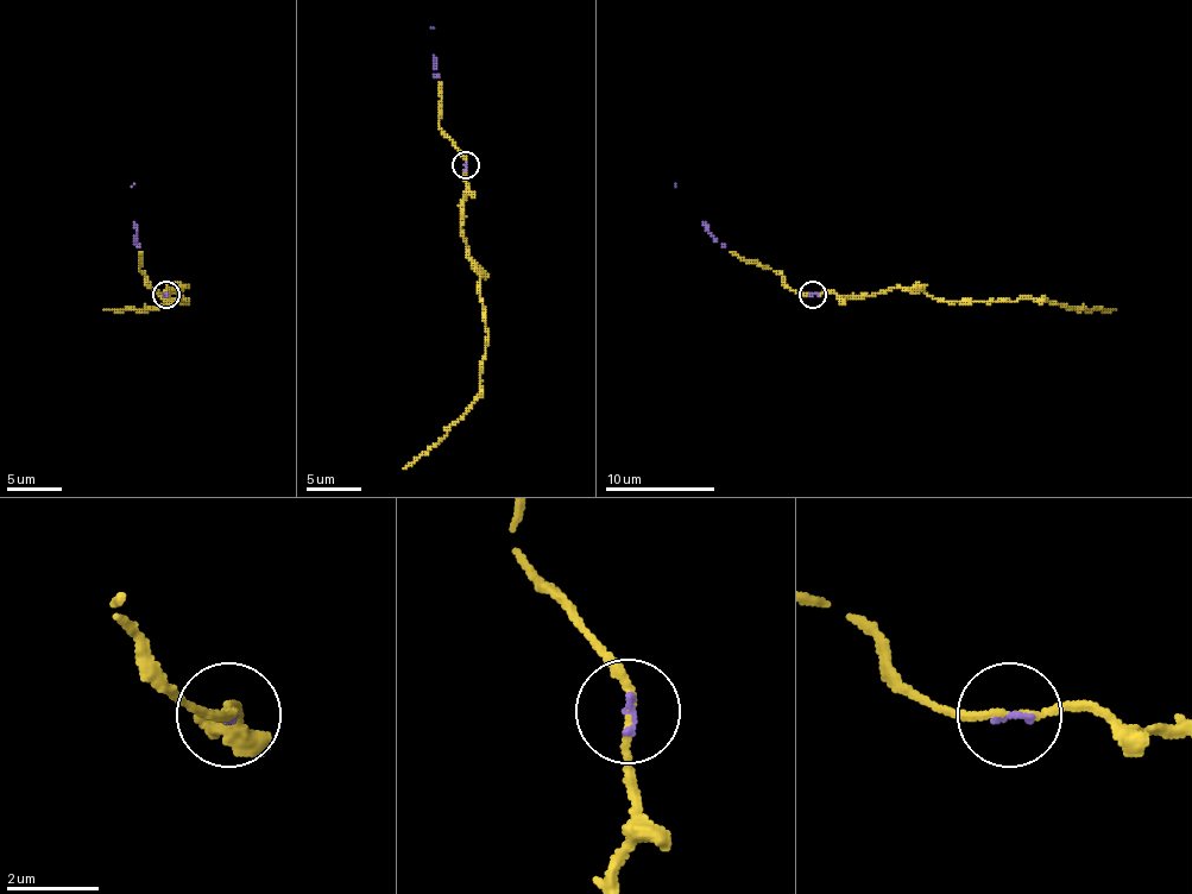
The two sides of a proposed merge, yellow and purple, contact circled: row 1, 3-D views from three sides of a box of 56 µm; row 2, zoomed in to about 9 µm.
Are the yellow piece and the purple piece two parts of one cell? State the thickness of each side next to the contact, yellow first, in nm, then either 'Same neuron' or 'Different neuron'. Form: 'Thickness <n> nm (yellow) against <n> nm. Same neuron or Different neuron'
Thickness 160 nm (yellow) against 100 nm. Same neuron

